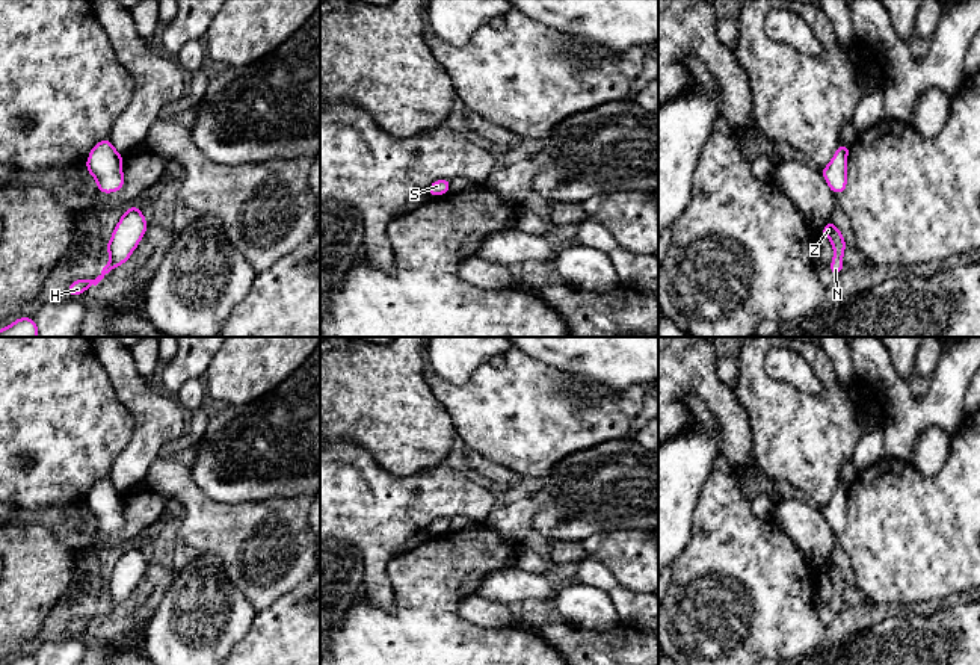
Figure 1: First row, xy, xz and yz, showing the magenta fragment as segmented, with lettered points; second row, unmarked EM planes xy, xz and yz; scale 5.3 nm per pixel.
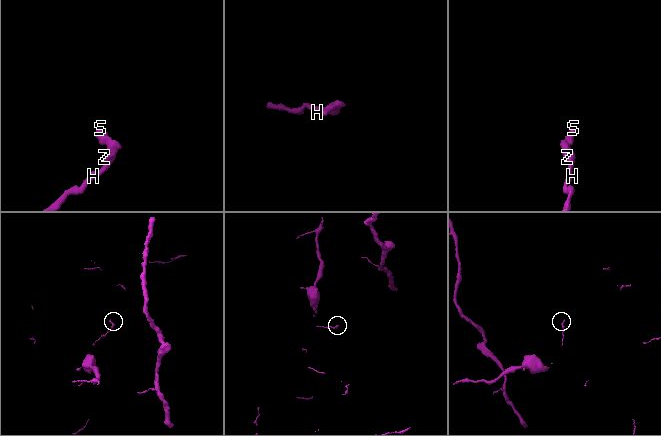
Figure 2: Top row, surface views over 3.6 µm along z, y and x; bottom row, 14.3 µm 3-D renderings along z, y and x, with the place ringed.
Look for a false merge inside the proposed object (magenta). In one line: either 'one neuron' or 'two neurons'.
one neuron

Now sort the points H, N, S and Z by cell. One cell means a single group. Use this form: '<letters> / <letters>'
H N S Z

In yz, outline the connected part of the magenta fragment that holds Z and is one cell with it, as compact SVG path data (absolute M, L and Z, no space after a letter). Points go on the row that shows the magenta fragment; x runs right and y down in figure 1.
M831 221L829 224L826 224L823 227L821 234L824 234L832 243L834 258L832 258L829 269L834 274L834 277L837 277L841 272L841 269L844 268L843 255L846 251L846 240L843 237L841 231L834 224L834 221Z

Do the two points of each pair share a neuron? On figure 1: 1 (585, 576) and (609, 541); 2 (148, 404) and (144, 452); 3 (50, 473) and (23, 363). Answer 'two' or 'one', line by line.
1: two
2: one
3: one

